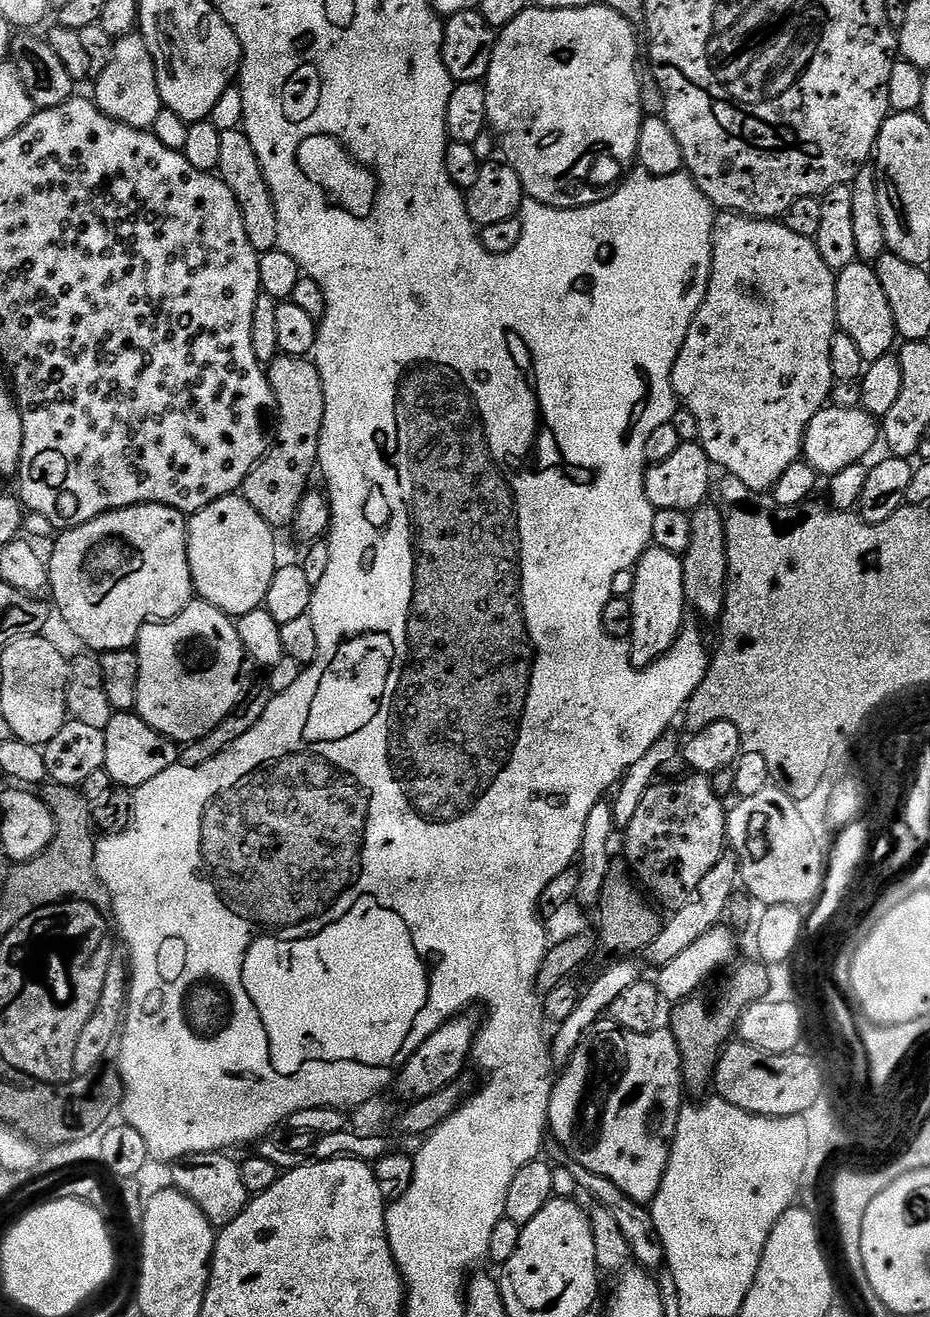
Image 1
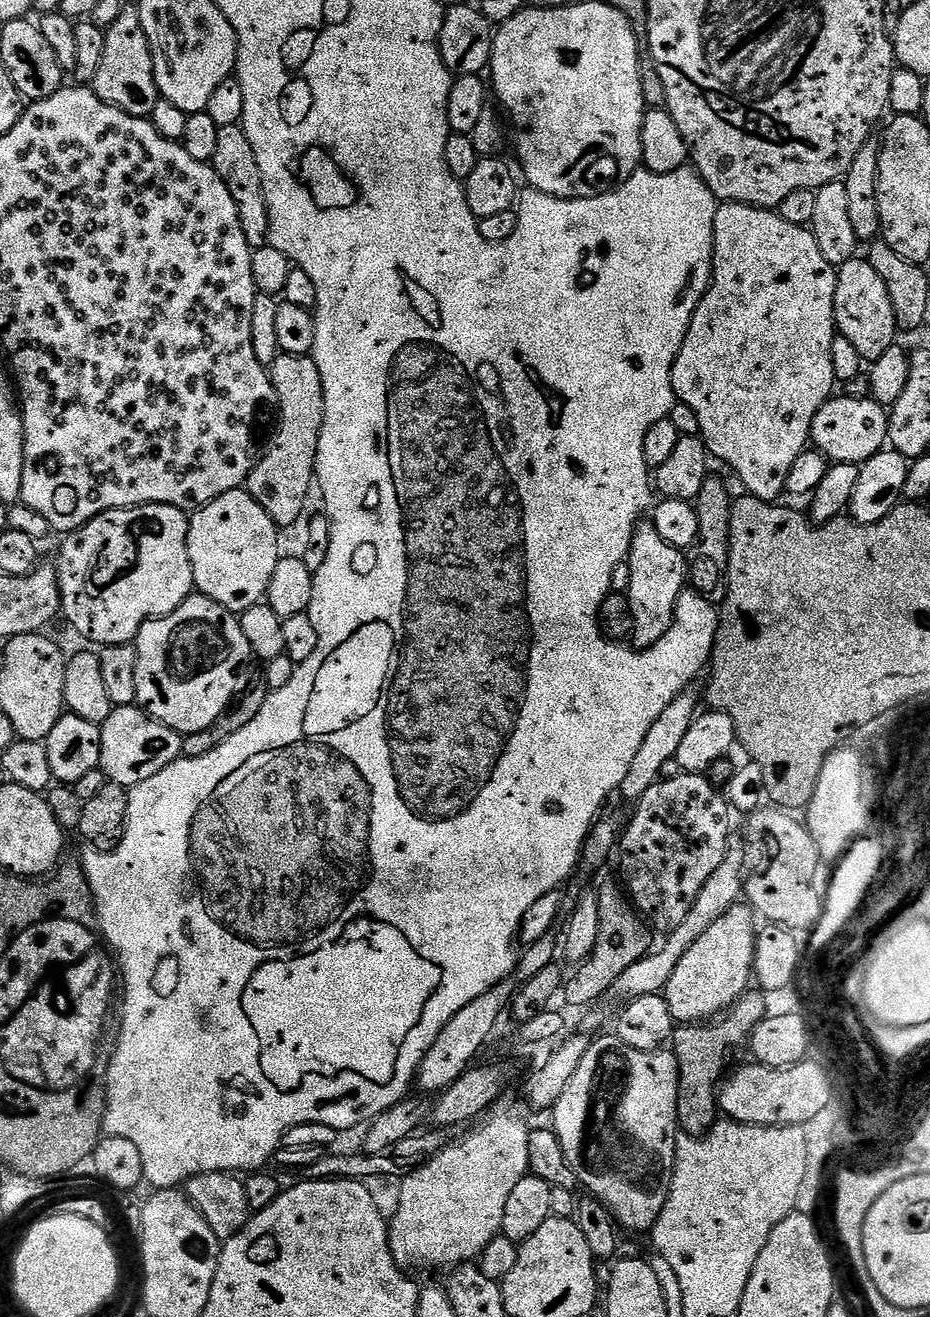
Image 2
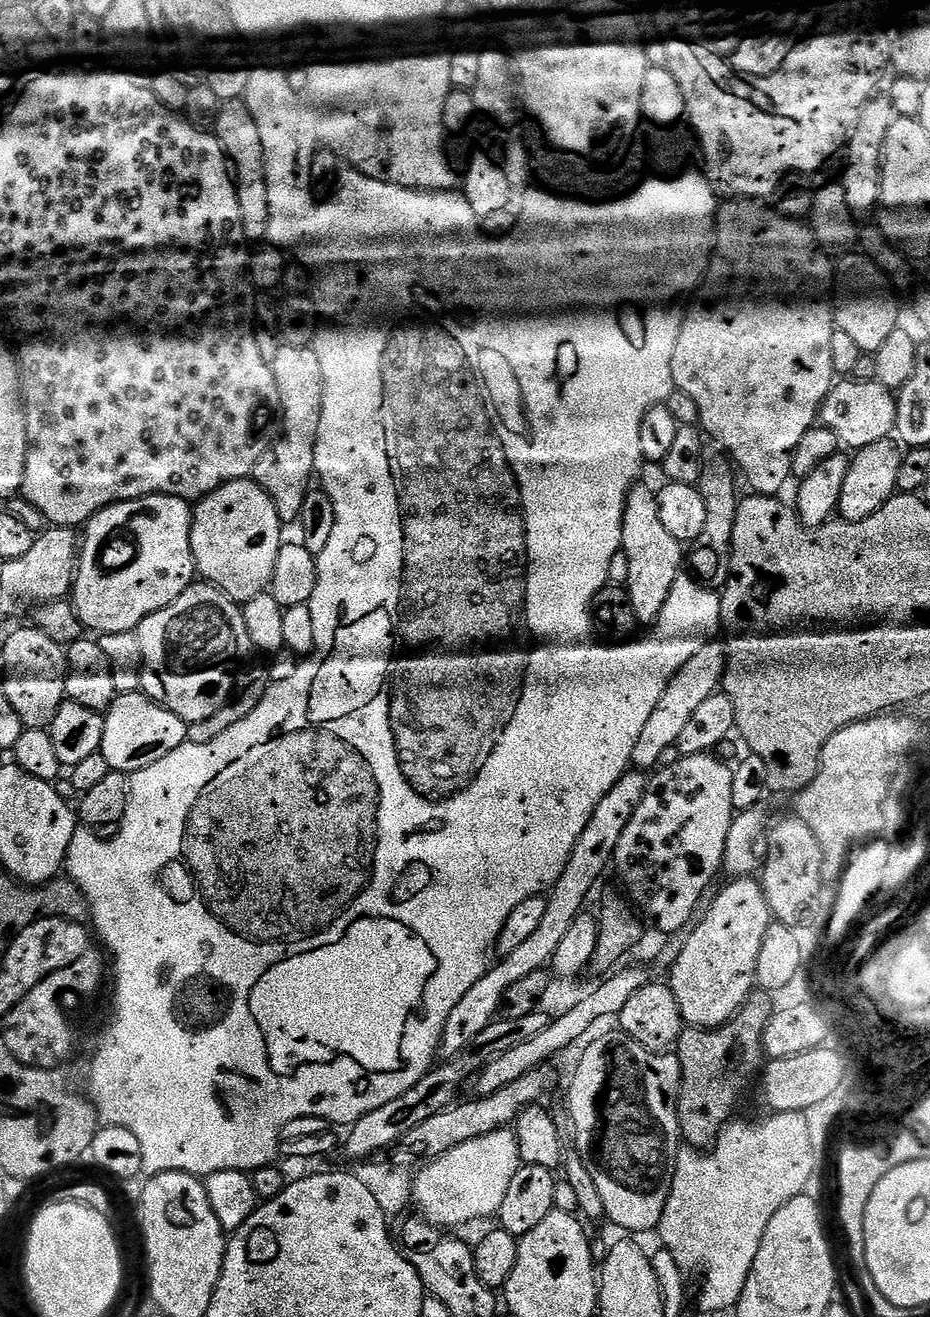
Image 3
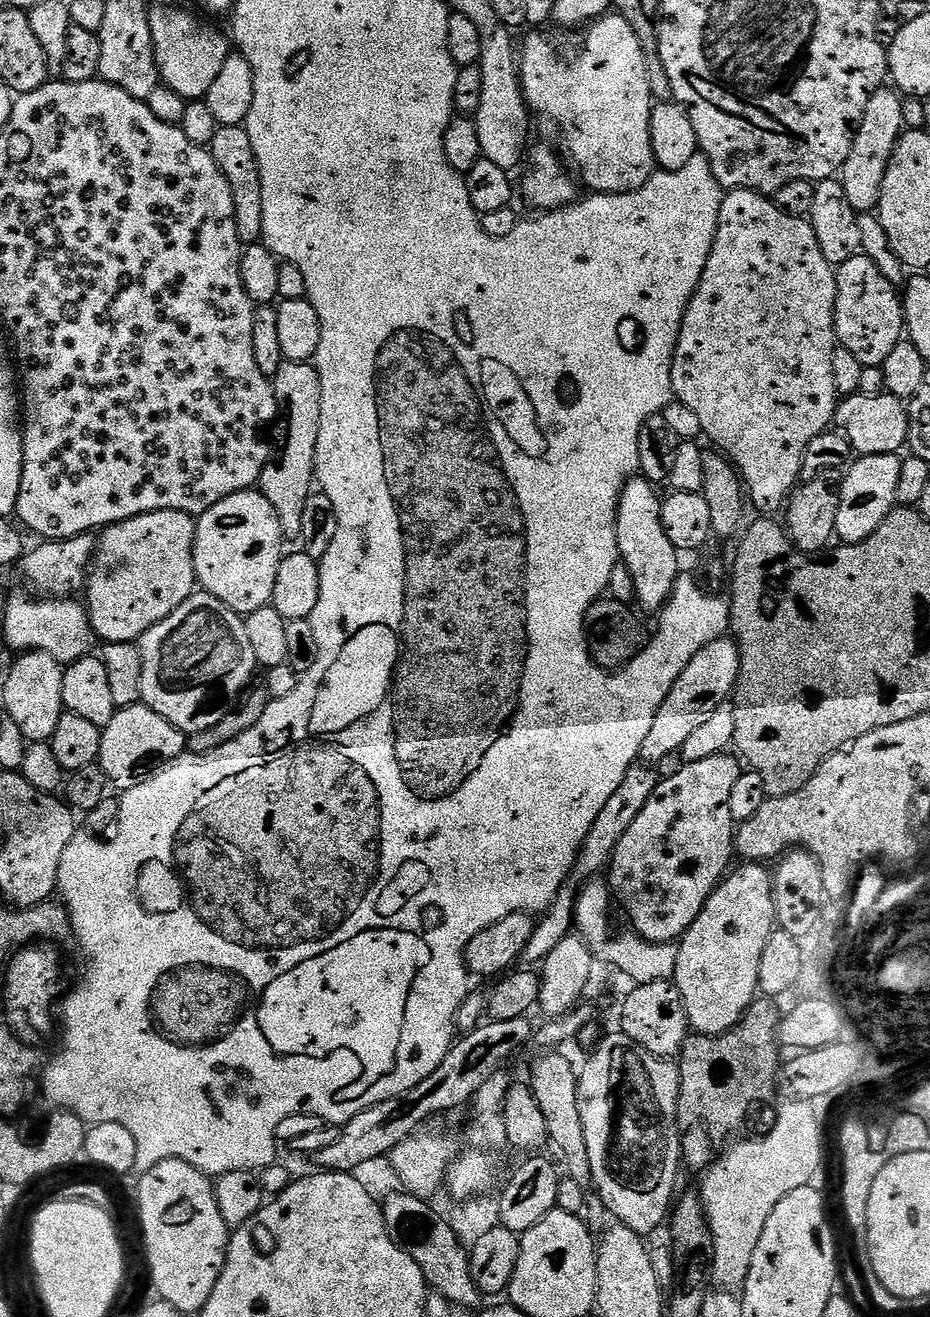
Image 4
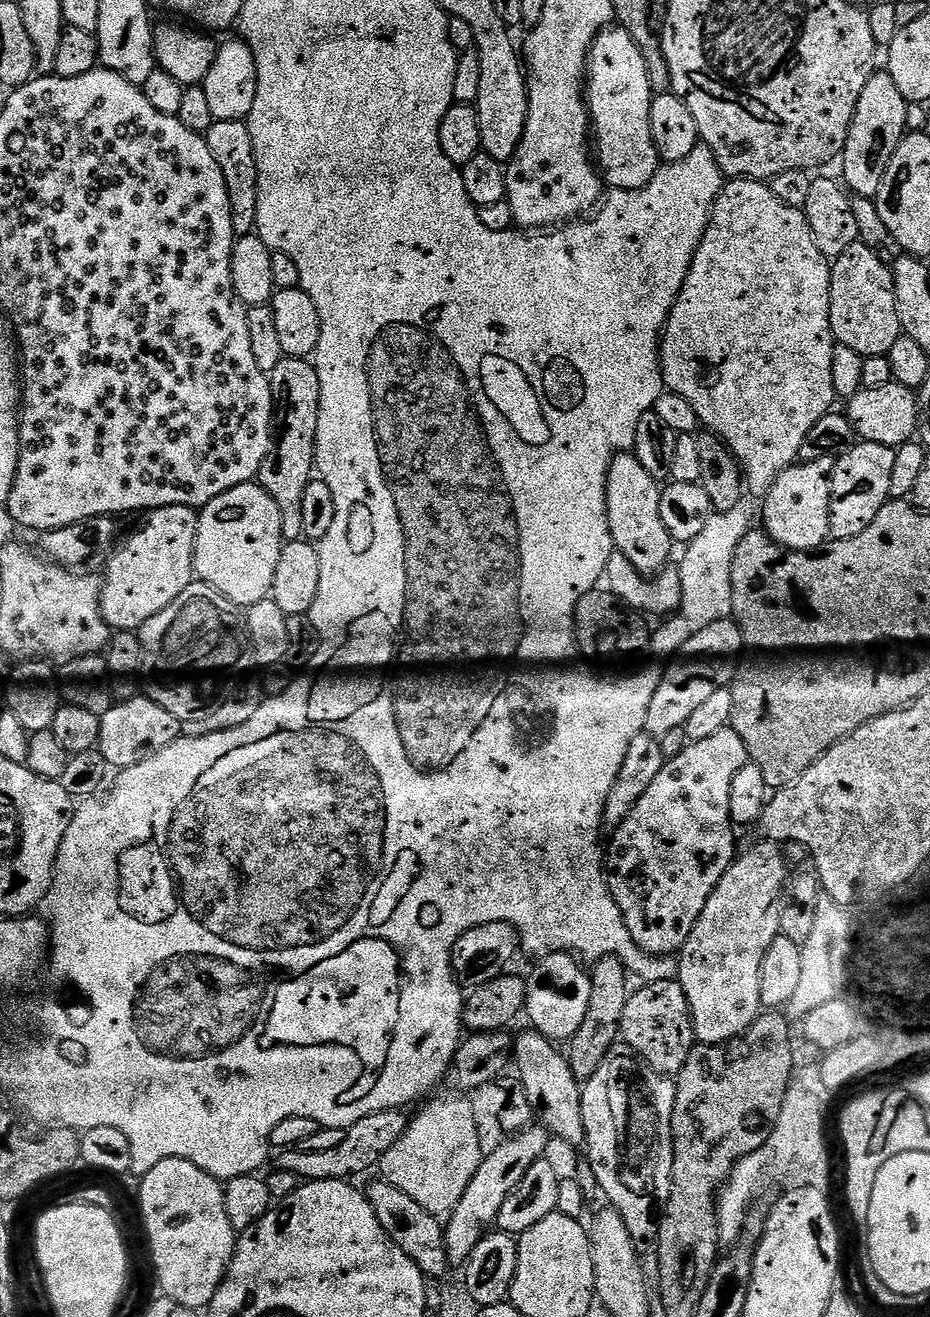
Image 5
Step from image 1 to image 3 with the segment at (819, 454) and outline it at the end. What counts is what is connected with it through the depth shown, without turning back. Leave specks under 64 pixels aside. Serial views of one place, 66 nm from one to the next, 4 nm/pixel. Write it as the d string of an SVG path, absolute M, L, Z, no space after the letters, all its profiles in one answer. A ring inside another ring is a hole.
M840 382L828 393L822 409L822 424L841 445L867 450L885 443L896 431L896 396L875 382Z

